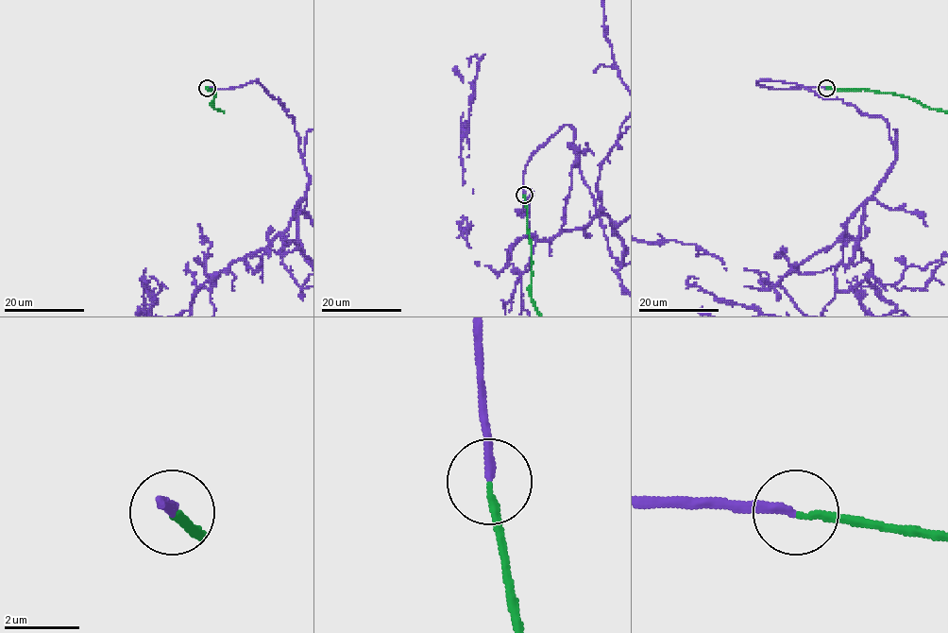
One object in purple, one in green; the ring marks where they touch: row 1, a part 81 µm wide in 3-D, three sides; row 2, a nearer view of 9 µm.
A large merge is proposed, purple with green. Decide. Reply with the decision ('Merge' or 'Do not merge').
Merge

